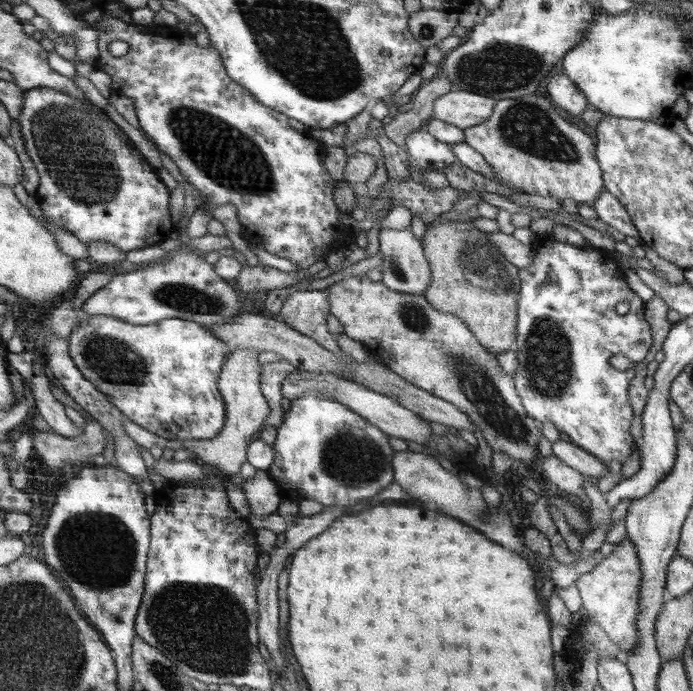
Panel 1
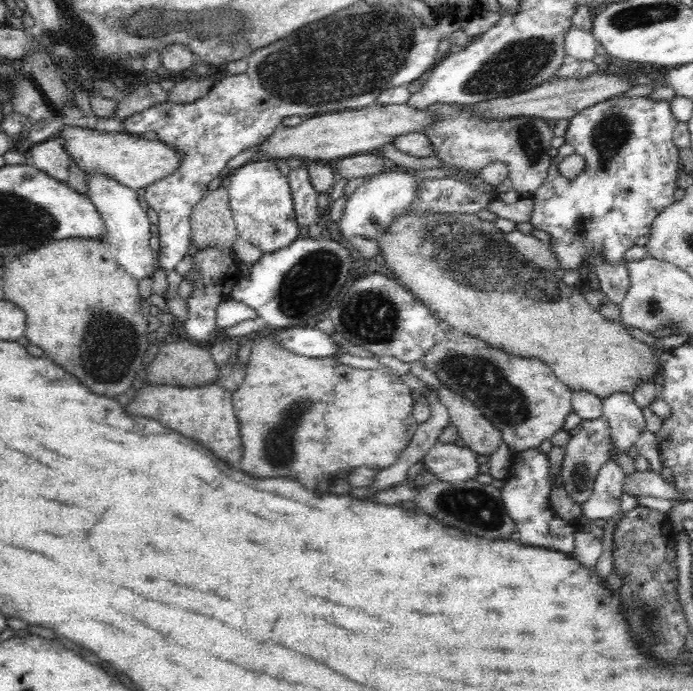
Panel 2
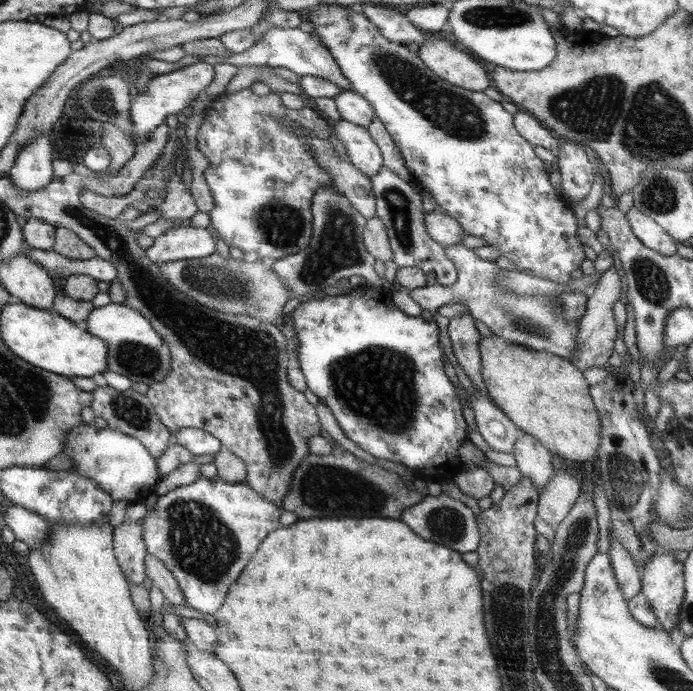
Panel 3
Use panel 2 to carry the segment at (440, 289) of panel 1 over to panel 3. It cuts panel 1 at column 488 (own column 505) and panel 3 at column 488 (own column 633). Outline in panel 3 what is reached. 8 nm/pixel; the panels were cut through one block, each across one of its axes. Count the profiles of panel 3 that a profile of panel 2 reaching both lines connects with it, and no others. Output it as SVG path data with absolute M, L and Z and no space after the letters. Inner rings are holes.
M491 335L480 339L482 380L495 404L514 424L537 438L548 450L584 463L601 450L602 426L582 372L570 360Z

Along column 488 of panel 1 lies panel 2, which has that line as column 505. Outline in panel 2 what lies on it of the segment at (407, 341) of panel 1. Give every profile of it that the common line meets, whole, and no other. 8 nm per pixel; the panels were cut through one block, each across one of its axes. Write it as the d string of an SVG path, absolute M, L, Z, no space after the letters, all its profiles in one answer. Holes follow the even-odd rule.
M448 332L444 340L436 343L421 361L426 368L436 372L436 376L446 388L463 396L482 411L484 418L490 420L501 432L504 444L512 453L514 450L522 451L530 446L540 446L544 440L567 428L564 420L573 412L572 390L553 373L552 367L544 359L514 355L510 351L502 350L501 347L490 346L482 339L476 340L476 335Z

